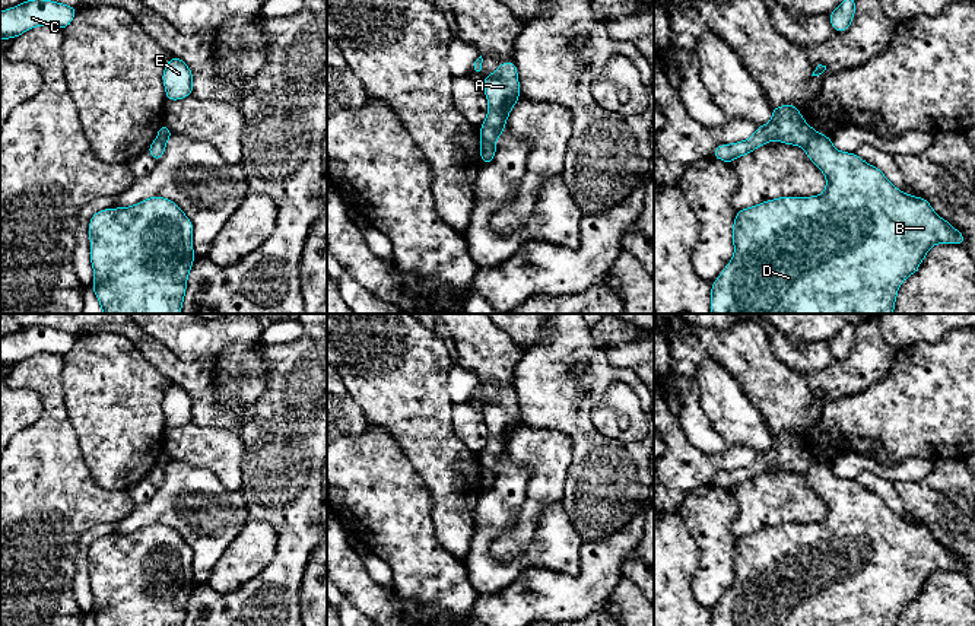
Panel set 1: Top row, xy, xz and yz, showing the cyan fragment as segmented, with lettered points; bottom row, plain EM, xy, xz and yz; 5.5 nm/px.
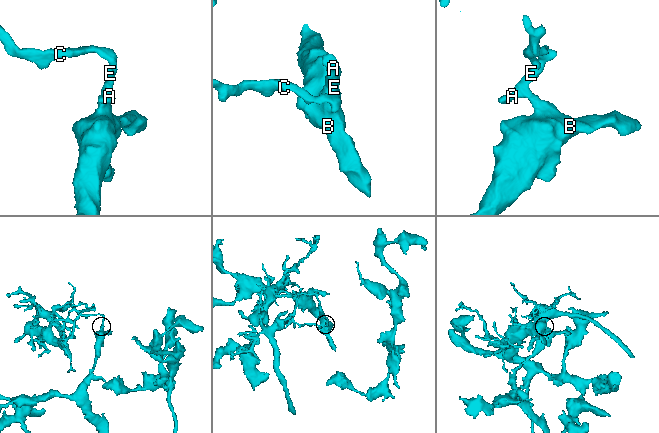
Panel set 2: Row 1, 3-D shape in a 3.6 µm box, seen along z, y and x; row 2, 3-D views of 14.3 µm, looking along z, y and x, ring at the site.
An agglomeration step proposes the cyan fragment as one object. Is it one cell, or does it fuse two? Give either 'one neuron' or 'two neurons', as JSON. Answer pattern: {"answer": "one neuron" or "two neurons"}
{"answer": "two neurons"}

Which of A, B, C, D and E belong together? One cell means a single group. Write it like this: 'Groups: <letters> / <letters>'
Groups: A C E / B D

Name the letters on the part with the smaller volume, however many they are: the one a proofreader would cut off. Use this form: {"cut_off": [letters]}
{"cut_off": ["A", "C", "E"]}

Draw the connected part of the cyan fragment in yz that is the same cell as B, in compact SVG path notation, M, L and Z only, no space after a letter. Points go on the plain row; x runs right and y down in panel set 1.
M814 458L803 474L825 501L825 518L813 524L779 524L739 537L733 552L734 582L712 608L711 626L896 626L901 610L917 600L933 572L963 572L963 560L941 546L925 525L898 517L858 482L836 477L829 463Z

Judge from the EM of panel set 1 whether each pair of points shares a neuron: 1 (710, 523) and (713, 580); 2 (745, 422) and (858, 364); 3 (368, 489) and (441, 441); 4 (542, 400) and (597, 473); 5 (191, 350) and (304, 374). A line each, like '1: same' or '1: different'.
1: same
2: different
3: different
4: same
5: different

